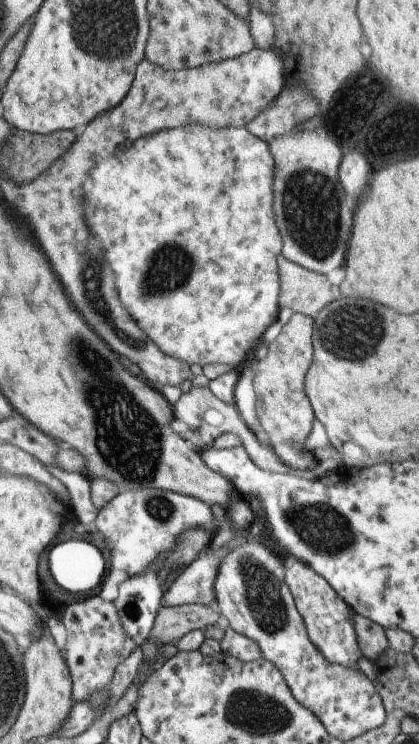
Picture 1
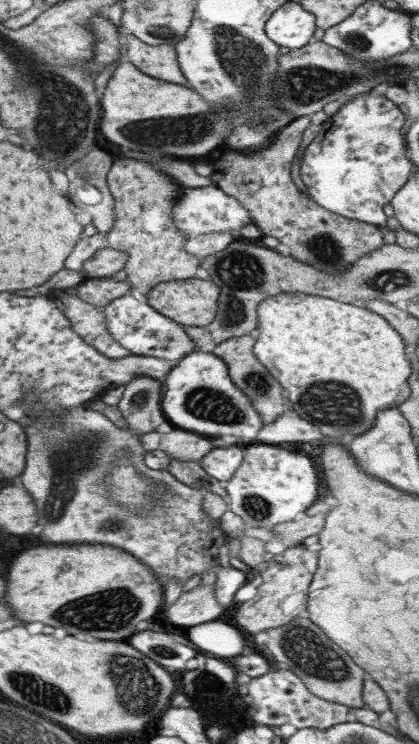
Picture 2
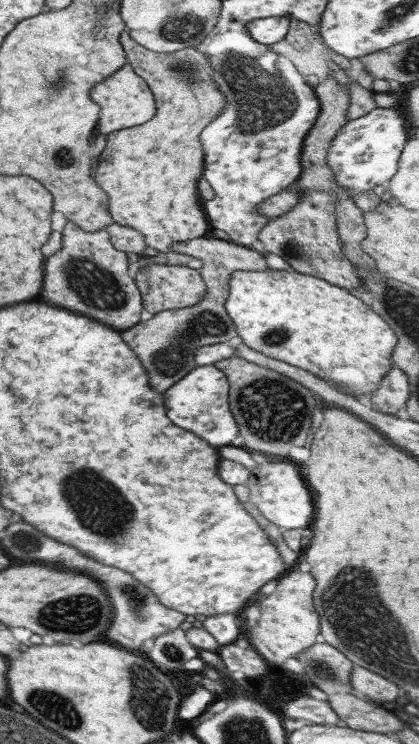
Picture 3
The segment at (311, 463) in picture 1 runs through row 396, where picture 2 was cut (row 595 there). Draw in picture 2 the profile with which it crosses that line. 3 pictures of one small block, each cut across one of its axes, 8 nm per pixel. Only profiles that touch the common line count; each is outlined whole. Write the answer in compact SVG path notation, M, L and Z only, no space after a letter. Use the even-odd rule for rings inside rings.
M301 544L287 548L281 554L270 556L268 563L260 571L261 585L257 594L251 599L242 602L235 612L235 624L244 631L255 634L258 631L267 631L279 628L298 616L306 608L307 589L311 583L317 567L317 554L306 550Z

